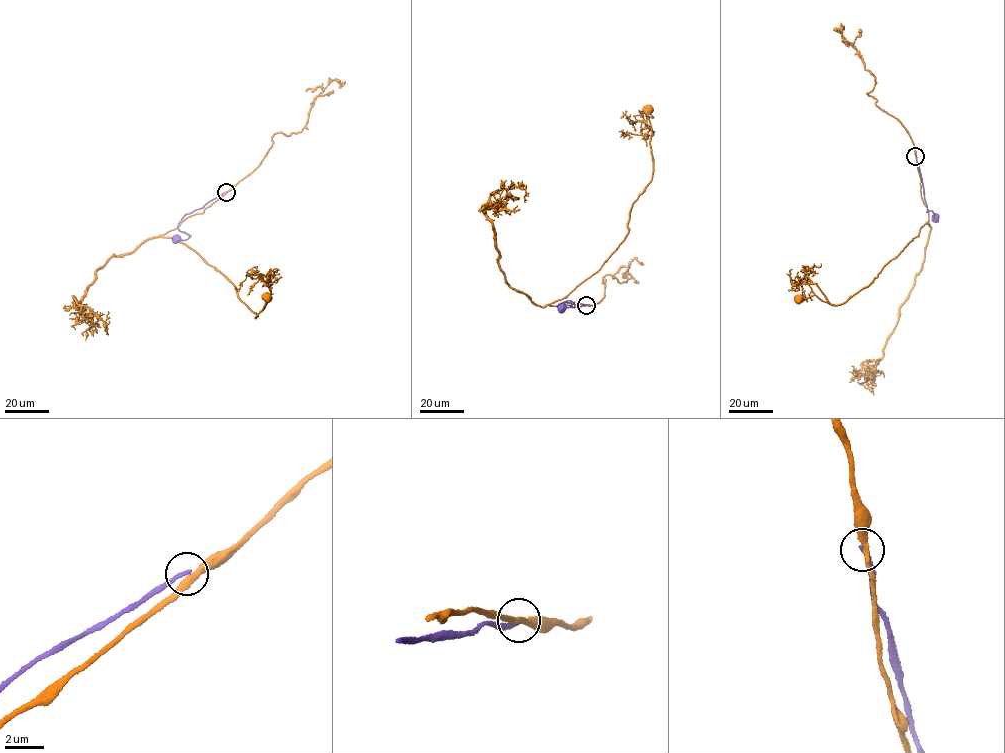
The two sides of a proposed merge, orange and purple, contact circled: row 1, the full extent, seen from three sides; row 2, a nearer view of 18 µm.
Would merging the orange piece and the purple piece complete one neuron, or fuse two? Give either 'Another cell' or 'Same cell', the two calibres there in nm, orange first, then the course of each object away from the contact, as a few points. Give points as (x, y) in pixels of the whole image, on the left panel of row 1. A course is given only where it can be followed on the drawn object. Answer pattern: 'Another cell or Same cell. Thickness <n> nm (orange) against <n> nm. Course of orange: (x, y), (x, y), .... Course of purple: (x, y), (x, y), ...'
Another cell. Thickness 320 nm (orange) against 220 nm. Course of orange: (226, 192), (162, 236), (183, 244), (223, 274), (255, 317), (267, 296). Course of purple: (226, 192), (185, 215), (178, 229), (190, 236), (186, 239), (177, 238)

